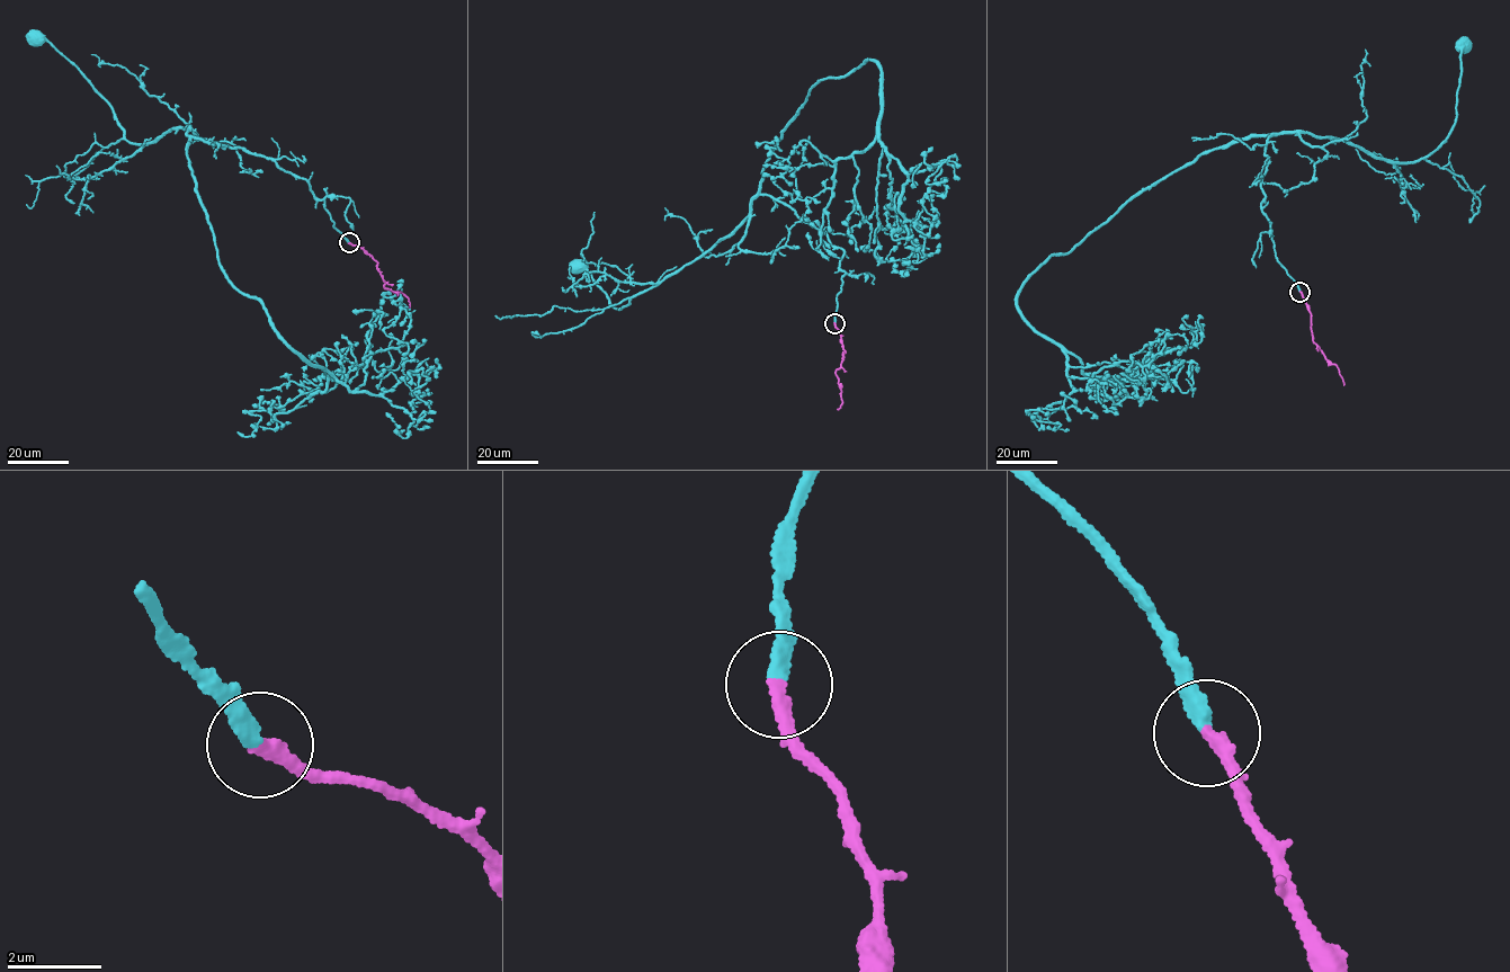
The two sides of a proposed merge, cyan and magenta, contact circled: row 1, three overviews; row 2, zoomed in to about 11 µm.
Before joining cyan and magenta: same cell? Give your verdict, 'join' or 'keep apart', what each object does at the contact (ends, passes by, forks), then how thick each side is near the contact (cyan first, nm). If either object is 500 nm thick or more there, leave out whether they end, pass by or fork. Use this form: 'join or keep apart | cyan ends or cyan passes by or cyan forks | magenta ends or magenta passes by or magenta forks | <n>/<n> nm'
join | cyan ends | magenta ends | 340/320 nm

